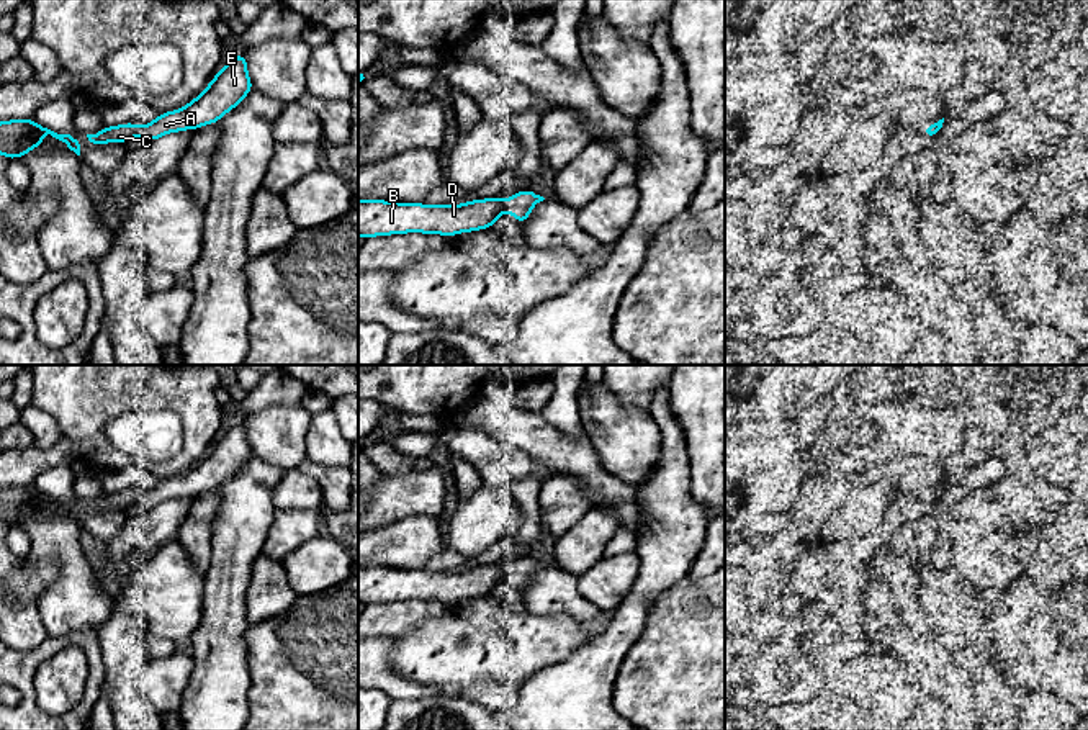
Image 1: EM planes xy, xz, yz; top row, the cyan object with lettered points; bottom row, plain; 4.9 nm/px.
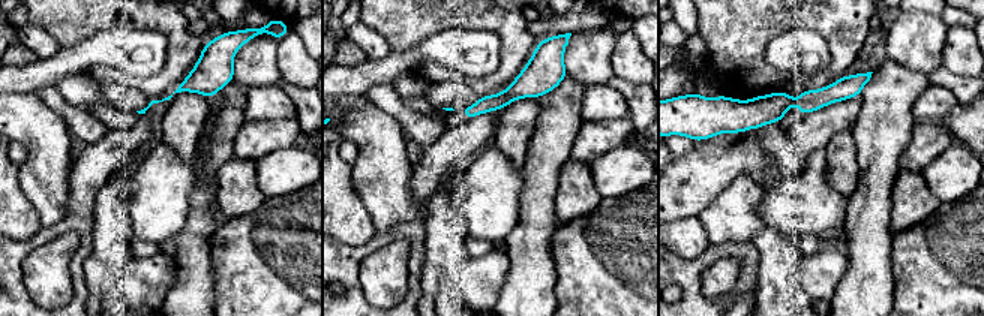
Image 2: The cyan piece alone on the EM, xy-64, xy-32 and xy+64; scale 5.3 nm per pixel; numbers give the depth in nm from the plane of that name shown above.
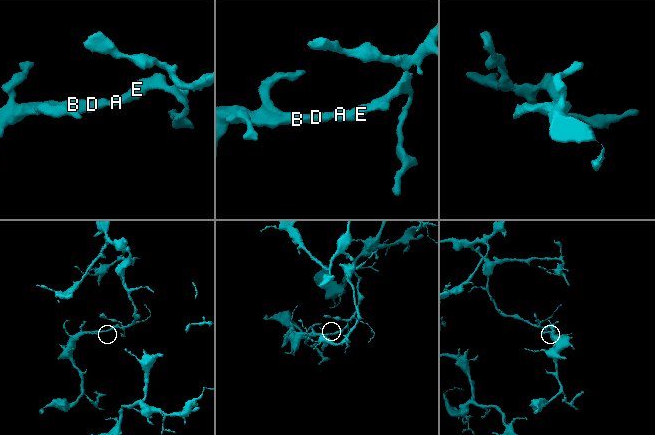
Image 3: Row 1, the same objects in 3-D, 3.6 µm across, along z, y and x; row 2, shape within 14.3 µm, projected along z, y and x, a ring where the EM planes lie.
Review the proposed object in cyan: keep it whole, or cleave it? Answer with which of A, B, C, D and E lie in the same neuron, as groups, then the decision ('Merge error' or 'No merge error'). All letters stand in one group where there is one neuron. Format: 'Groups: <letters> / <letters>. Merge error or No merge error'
Groups: A B C D E. No merge error

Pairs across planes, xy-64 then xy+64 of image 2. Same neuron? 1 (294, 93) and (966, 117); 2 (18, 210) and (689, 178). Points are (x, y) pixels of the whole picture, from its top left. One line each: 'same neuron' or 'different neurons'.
1: different neurons
2: different neurons

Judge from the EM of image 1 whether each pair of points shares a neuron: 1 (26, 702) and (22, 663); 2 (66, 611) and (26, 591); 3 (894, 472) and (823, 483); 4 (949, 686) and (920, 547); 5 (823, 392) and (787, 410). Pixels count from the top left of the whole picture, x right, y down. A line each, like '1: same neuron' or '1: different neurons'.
1: same neuron
2: different neurons
3: same neuron
4: different neurons
5: different neurons

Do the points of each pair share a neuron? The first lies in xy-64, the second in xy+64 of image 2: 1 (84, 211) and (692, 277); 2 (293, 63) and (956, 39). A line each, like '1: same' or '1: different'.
1: same
2: same

